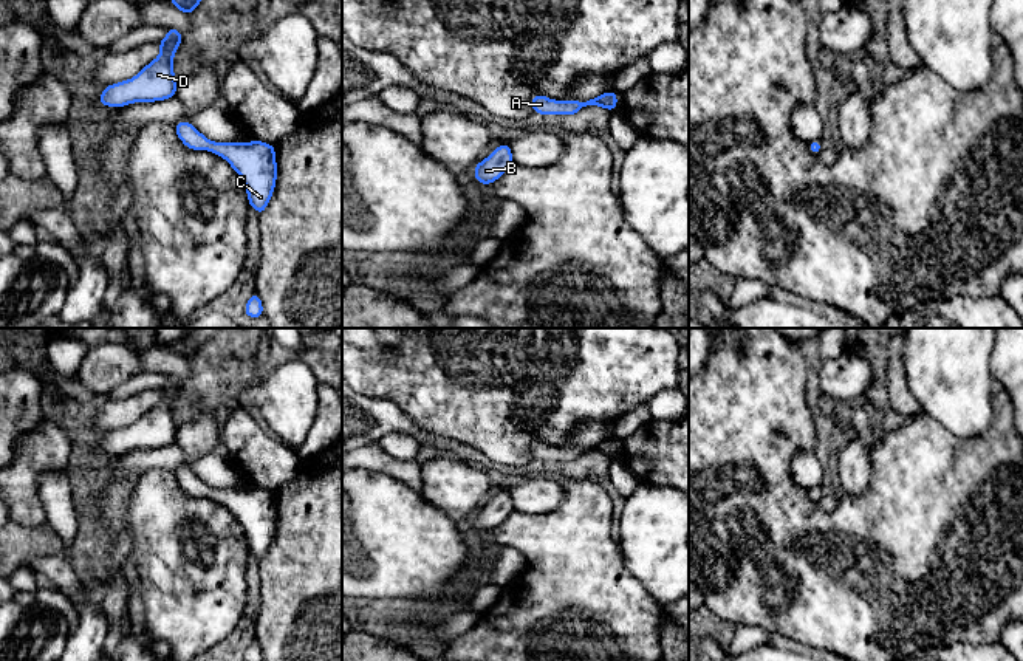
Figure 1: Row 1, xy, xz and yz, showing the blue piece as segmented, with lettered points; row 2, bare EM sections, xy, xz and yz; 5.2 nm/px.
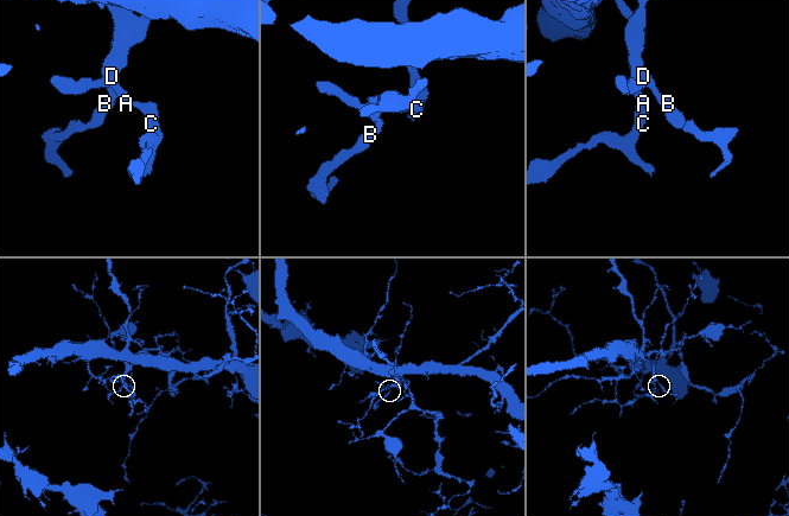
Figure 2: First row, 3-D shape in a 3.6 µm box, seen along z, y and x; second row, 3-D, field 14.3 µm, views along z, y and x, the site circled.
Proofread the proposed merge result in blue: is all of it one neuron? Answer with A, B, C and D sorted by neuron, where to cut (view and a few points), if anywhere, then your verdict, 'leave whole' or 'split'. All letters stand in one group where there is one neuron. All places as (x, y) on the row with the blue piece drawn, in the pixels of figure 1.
A B C D | no cut | leave whole

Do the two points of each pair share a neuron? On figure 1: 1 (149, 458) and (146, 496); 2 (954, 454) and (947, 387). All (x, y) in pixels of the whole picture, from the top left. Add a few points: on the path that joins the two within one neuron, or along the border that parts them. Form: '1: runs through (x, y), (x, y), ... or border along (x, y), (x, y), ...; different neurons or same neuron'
1: border along (172, 471), (150, 469), (141, 476); different neurons
2: border along (923, 412), (957, 437), (975, 437), (988, 429); different neurons

